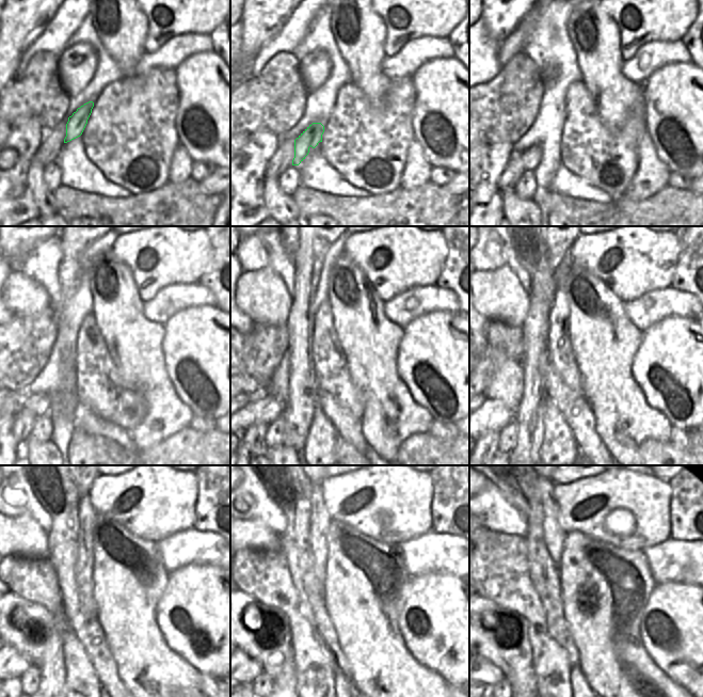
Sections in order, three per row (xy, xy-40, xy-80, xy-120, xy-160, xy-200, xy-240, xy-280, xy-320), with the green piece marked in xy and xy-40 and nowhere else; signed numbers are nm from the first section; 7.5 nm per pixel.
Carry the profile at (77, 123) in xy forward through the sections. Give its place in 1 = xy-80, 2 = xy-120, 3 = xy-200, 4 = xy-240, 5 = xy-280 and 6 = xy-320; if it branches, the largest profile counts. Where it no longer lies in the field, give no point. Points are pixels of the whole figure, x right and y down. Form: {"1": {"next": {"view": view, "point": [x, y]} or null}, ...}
{"1": {"next": {"view": "xy-80", "point": [531, 158]}}, "2": {"next": {"view": "xy-120", "point": [38, 404]}}, "3": {"next": {"view": "xy-200", "point": [493, 416]}}, "4": {"next": {"view": "xy-240", "point": [13, 663]}}, "5": {"next": {"view": "xy-280", "point": [252, 668]}}, "6": {"next": {"view": "xy-320", "point": [491, 675]}}}

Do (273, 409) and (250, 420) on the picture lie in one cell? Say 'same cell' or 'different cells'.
same cell

